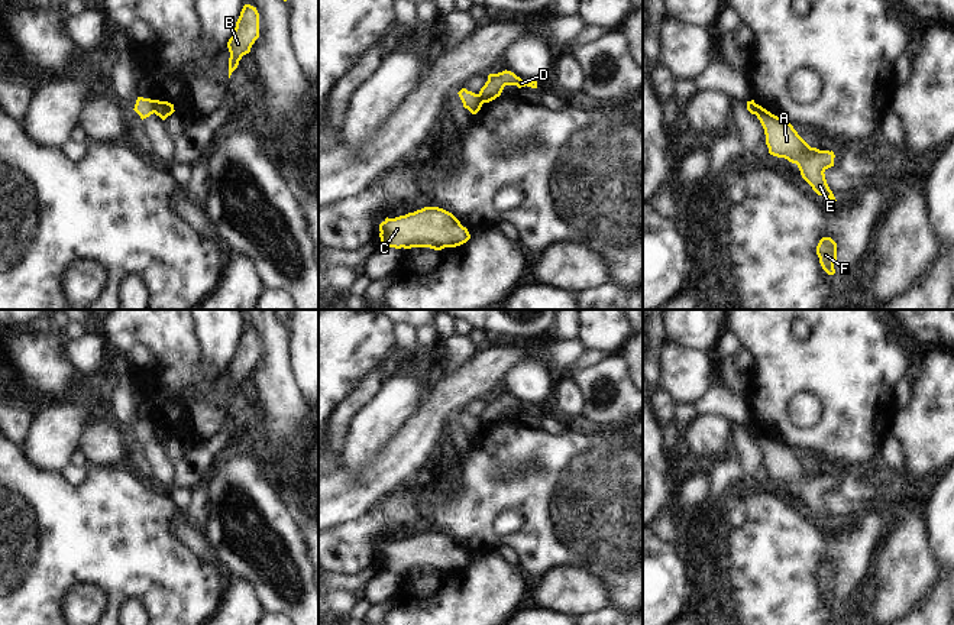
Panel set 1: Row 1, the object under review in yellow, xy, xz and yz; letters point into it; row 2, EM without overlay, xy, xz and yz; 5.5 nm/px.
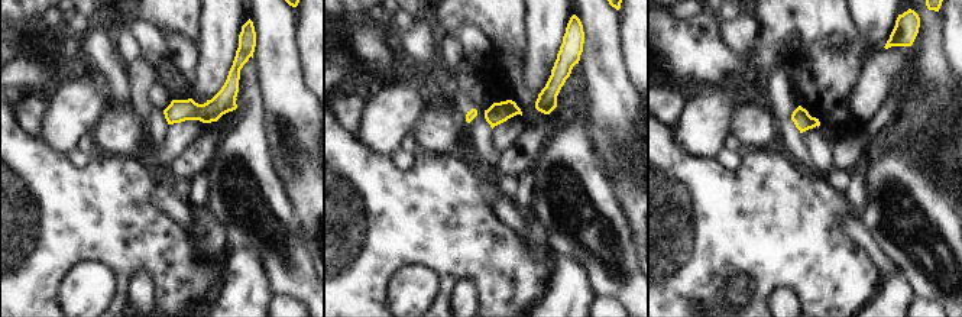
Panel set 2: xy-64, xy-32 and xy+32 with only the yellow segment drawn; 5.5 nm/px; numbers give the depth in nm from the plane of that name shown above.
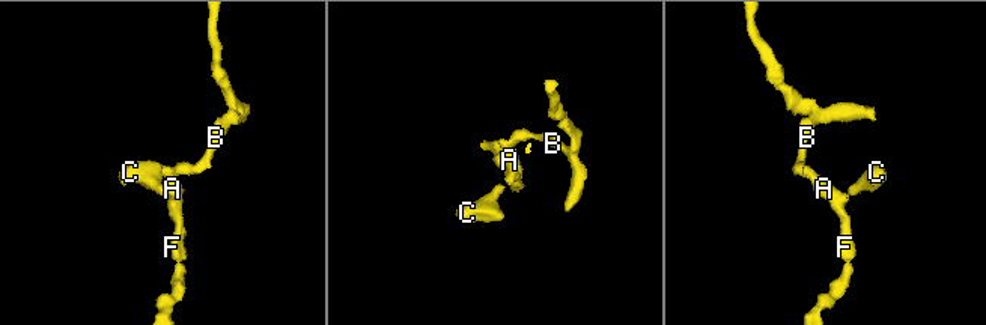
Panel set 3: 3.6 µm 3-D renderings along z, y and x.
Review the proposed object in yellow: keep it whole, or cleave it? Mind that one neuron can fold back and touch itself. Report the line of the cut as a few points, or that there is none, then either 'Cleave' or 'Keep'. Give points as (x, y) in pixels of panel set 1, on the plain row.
Split along xy (154, 424), (155, 436). Cleave.

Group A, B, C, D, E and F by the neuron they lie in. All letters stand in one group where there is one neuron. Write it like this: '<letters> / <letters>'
A C E F / B D

